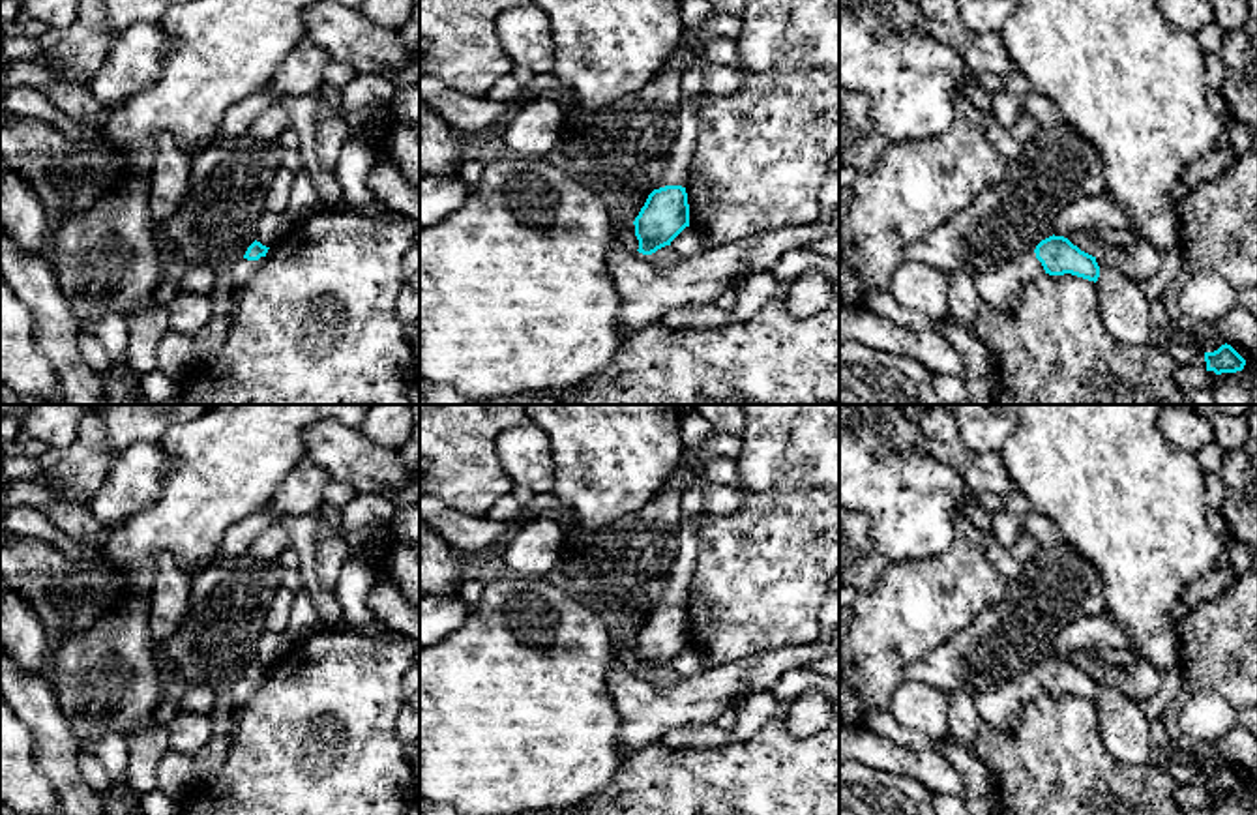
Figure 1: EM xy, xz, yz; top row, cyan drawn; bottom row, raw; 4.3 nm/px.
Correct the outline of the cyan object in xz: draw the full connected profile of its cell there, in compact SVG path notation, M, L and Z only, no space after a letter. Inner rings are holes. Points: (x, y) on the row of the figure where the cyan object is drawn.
M702 90L699 96L680 105L667 169L633 221L639 240L637 251L643 255L652 255L671 245L671 242L689 227L689 204L684 184L699 139L697 111L708 97L710 96Z

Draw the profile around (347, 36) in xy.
M320 0L305 11L305 37L326 51L330 60L348 64L358 73L395 71L418 62L397 30L373 24L360 9L335 0Z

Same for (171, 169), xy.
M169 133L155 137L155 161L150 191L150 212L157 221L170 217L189 191L191 159L184 156Z

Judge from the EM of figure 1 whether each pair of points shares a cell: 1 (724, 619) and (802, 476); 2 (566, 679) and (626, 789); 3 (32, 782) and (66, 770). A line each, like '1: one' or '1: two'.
1: one
2: two
3: two

